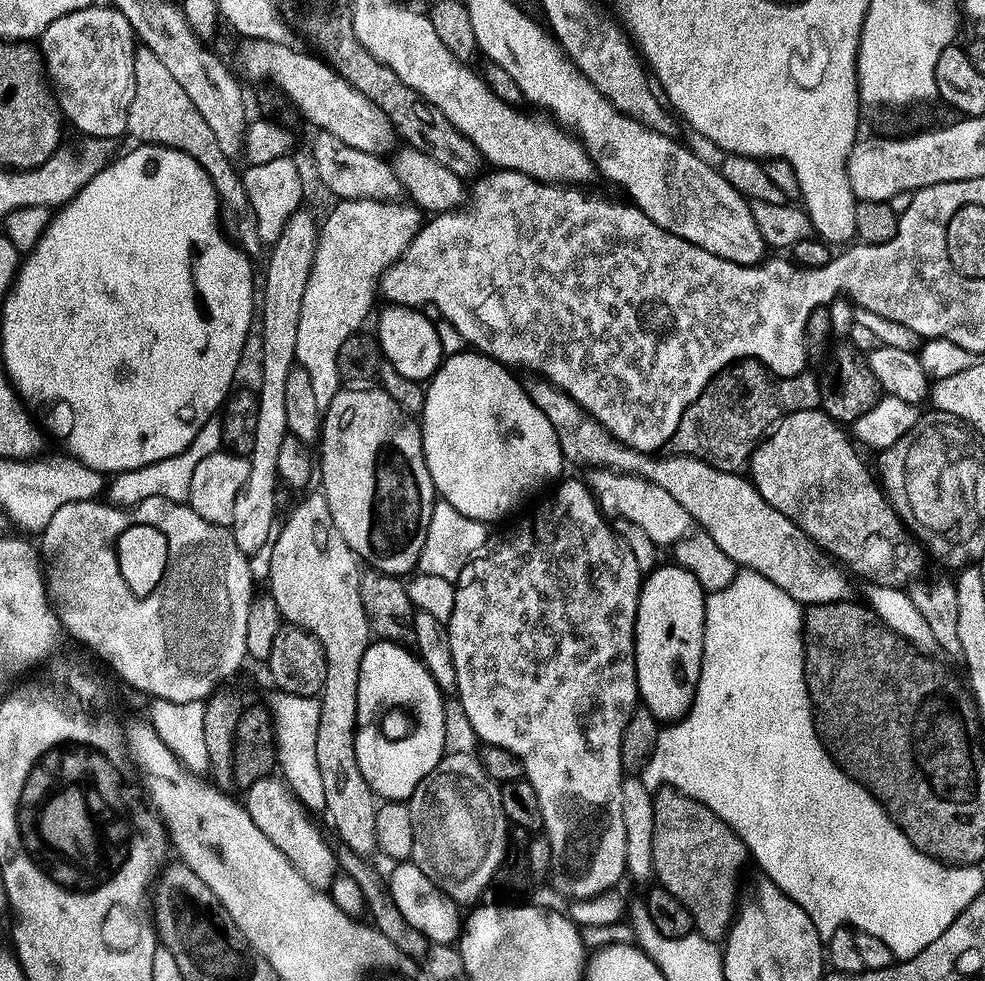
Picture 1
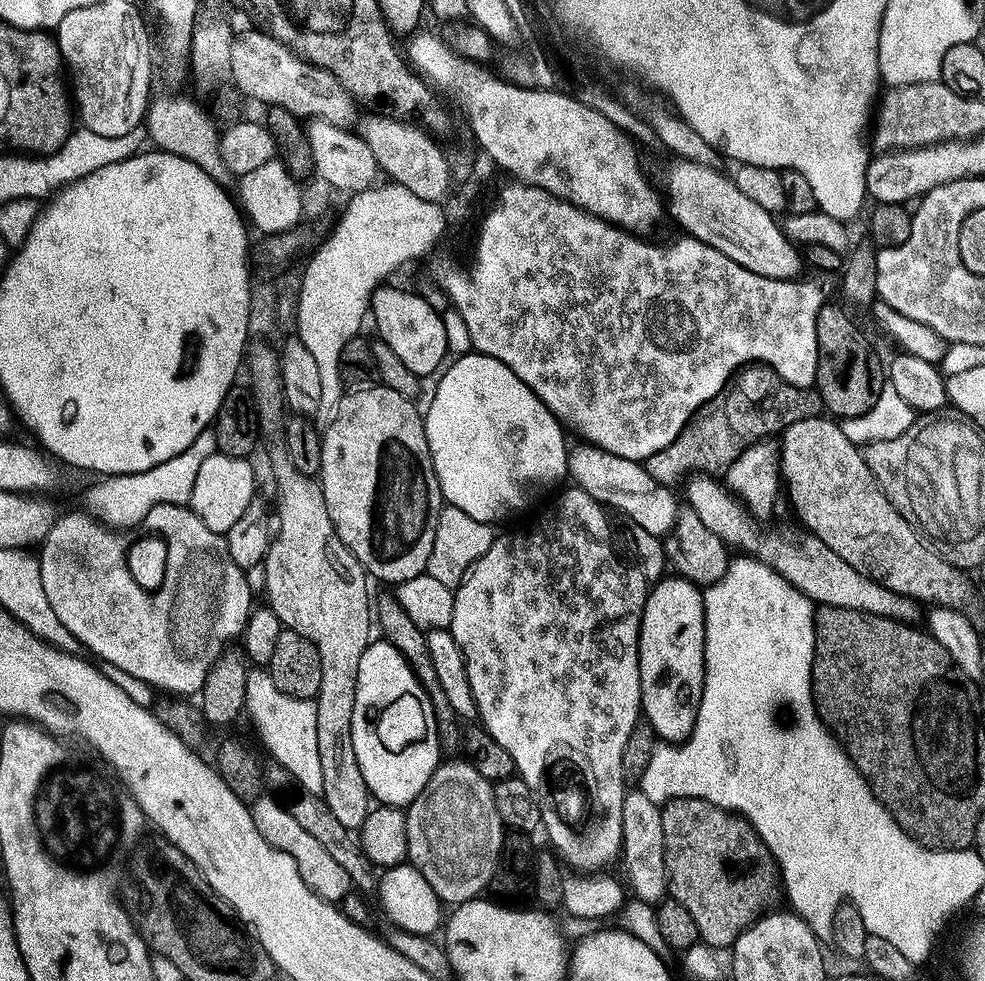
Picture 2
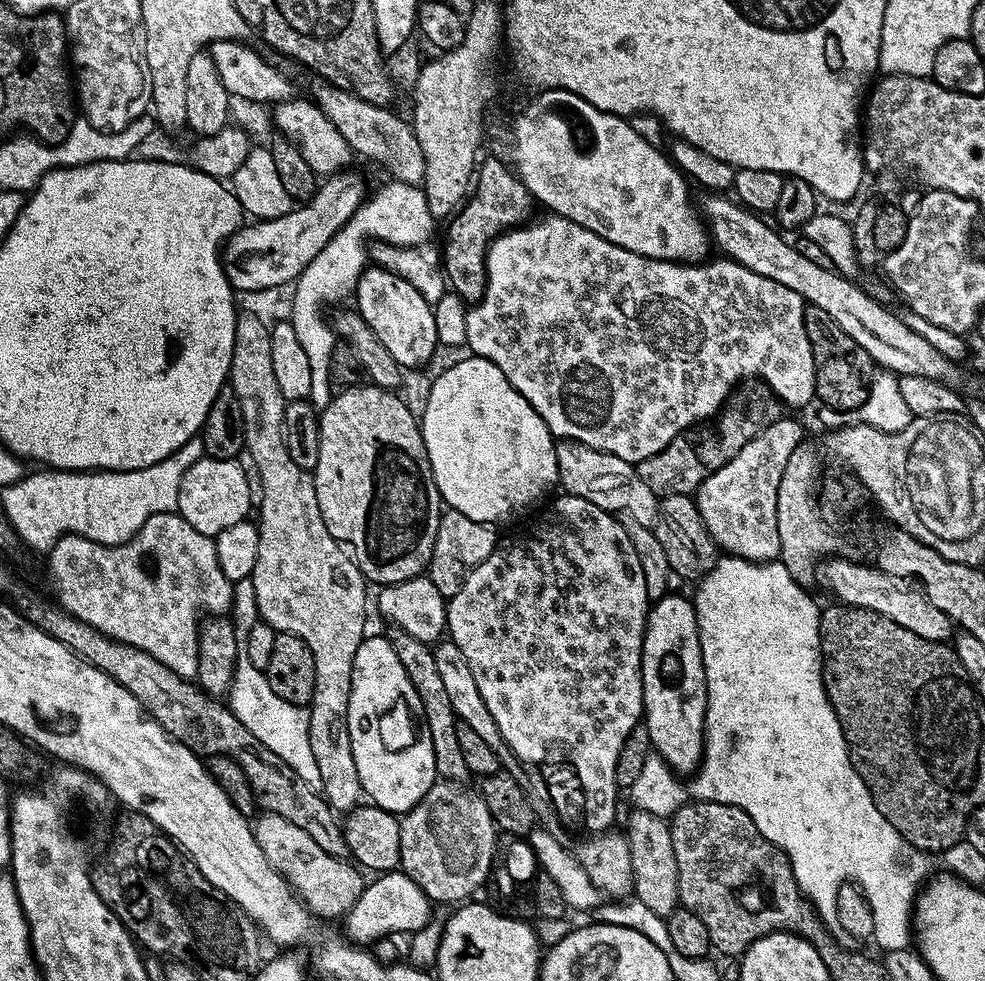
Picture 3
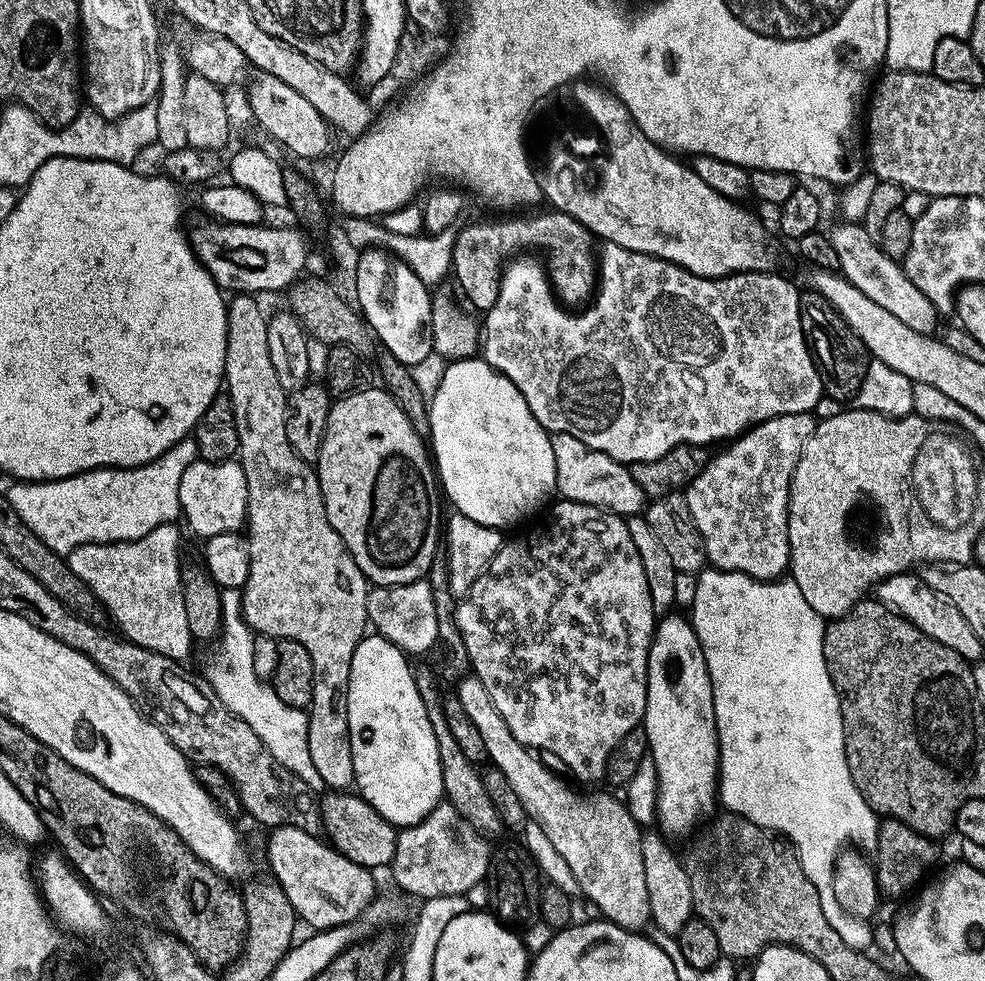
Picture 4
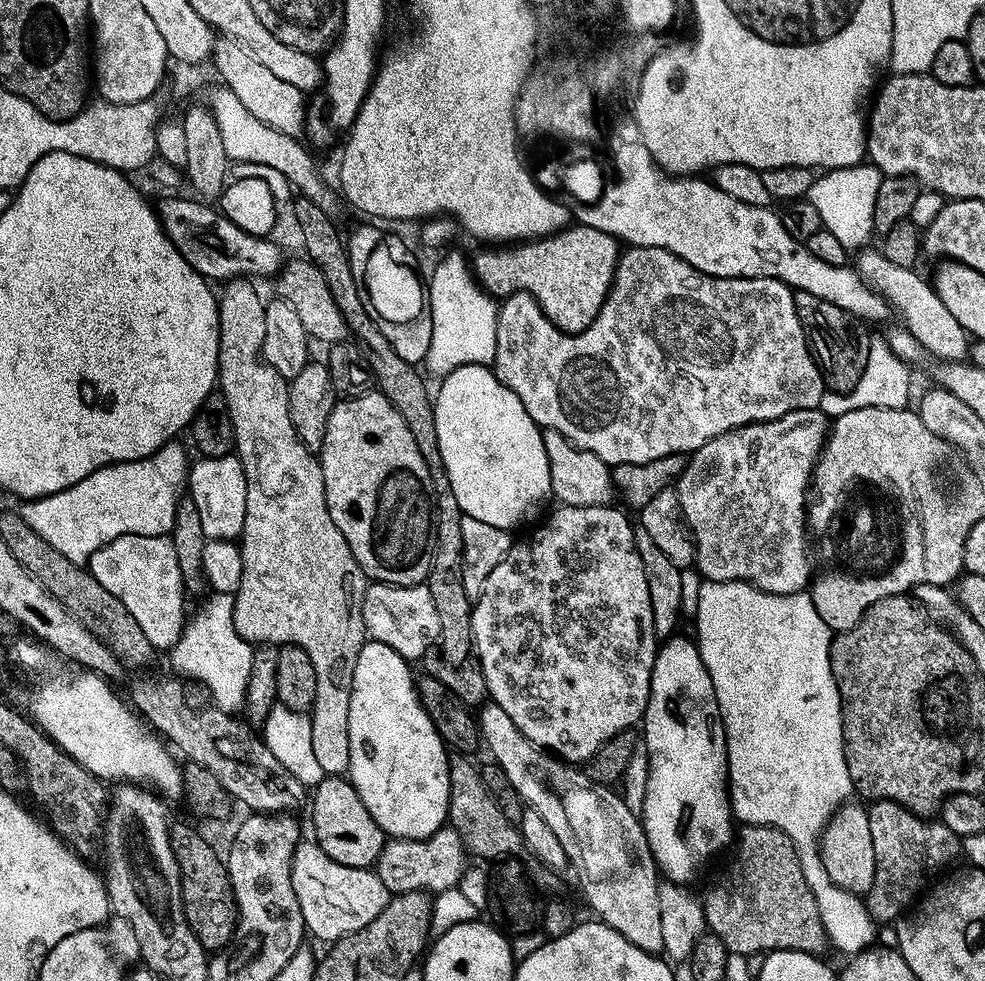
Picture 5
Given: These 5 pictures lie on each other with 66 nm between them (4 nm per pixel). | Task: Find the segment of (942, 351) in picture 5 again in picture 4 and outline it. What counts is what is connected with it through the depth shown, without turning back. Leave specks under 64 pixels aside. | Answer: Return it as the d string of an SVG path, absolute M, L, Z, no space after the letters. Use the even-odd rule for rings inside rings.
M839 222L832 228L832 232L827 233L830 246L834 246L834 251L838 253L838 262L840 263L840 272L866 298L871 298L878 302L878 306L883 306L885 310L890 310L898 318L907 320L913 326L928 326L938 319L938 313L932 304L919 292L910 282L910 278L904 273L903 267L897 261L892 260L880 249L879 243L871 240L860 222ZM904 296L904 297L903 297ZM901 299L901 300L900 300ZM901 304L904 308L899 308Z

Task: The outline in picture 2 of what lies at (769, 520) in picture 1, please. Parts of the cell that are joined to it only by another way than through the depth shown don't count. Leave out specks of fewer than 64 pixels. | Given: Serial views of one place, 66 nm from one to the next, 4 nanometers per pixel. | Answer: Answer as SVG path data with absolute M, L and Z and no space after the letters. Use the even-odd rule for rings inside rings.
M696 474L683 485L683 488L684 496L688 499L685 500L687 507L692 508L694 514L702 518L702 523L712 533L718 534L718 538L722 538L722 542L727 544L729 549L739 550L761 560L779 576L786 578L786 582L793 584L803 596L812 601L813 605L838 606L846 610L878 614L891 620L915 621L917 601L911 600L908 596L899 596L894 590L854 570L854 566L842 562L842 558L838 558L838 554L834 554L834 550L830 550L830 546L826 546L826 542L822 542L816 536L783 536L780 532L762 532L756 525L759 523L749 515L748 509L719 479L708 474Z

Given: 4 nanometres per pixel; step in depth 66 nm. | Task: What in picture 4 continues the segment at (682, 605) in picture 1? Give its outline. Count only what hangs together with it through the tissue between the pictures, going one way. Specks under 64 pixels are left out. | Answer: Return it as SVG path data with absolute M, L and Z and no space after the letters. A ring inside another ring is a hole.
M665 615L657 623L656 633L652 635L648 659L648 693L642 721L642 727L648 739L650 759L656 767L658 828L668 838L688 835L691 837L717 811L715 808L718 808L718 777L720 774L720 747L716 733L714 694L704 651L698 642L698 634L692 629L691 619L687 615L674 615Z

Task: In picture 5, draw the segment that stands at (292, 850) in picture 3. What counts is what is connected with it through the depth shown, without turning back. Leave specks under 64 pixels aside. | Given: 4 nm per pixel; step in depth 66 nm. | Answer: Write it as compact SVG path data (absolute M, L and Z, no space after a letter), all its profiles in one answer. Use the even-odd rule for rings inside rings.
M315 842L297 845L292 860L292 880L307 931L325 942L340 940L370 926L370 922L386 910L390 899L376 871L342 866L342 862L334 862L334 858L327 856Z

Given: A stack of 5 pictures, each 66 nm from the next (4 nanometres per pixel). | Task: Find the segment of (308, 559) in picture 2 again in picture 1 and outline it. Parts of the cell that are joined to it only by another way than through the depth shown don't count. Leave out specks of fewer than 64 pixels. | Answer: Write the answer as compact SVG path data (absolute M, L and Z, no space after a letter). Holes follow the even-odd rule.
M323 494L306 497L282 524L283 520L270 544L270 594L281 617L318 638L326 654L326 682L318 697L318 770L326 790L324 812L340 835L339 843L367 857L368 852L377 851L378 797L366 778L362 778L362 770L358 770L358 754L354 750L358 670L362 666L362 654L370 643L370 625L362 610L360 593L362 568L356 553L350 550L342 534L338 534L338 526L334 526L334 518L330 518L330 506Z

